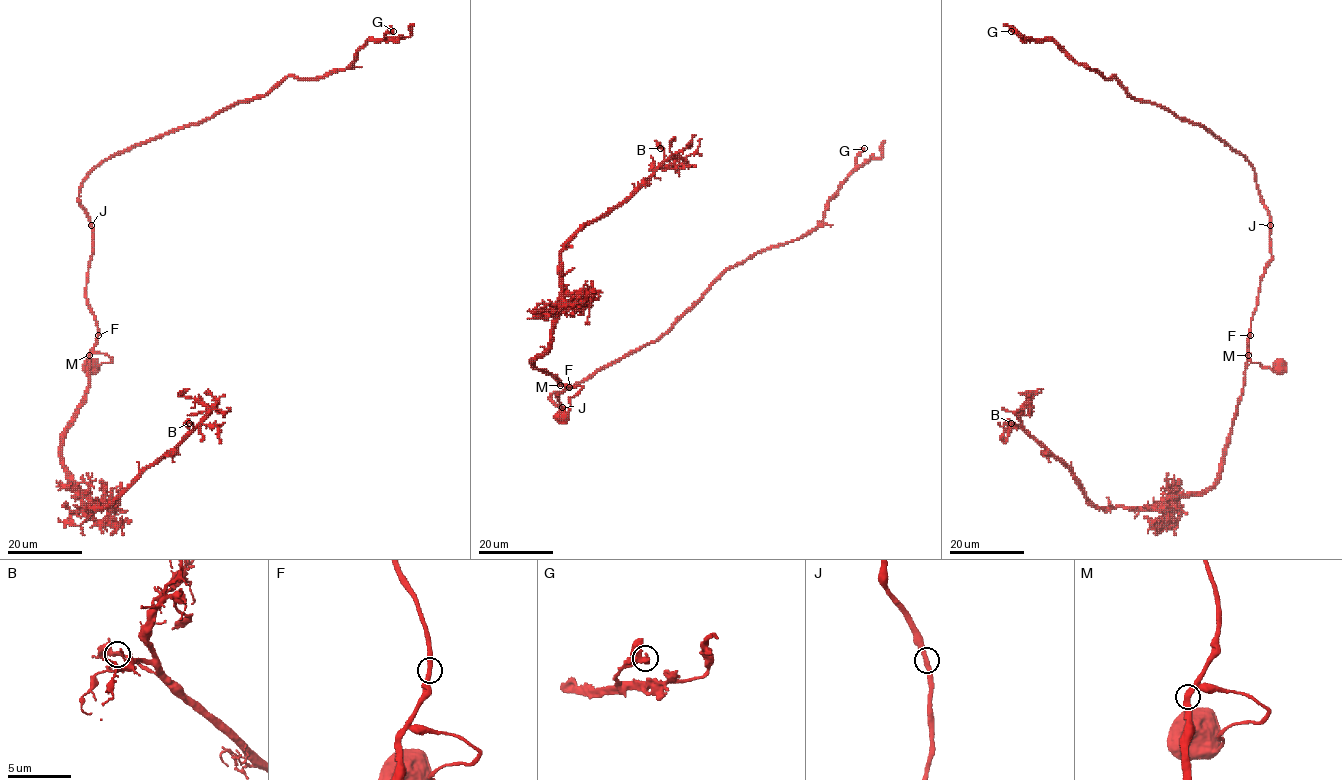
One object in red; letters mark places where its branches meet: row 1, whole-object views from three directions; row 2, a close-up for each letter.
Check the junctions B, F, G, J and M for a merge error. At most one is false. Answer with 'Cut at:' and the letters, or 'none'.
Cut at: none

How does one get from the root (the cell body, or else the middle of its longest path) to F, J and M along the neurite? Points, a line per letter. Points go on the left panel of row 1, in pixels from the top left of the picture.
F: (90, 366), (97, 371), (101, 364), (112, 359), (93, 350), (98, 335)
J: (90, 366), (97, 371), (112, 359), (93, 350), (97, 322), (86, 294), (91, 225)
M: (90, 366), (97, 371), (101, 364), (112, 359), (103, 354), (89, 355)

